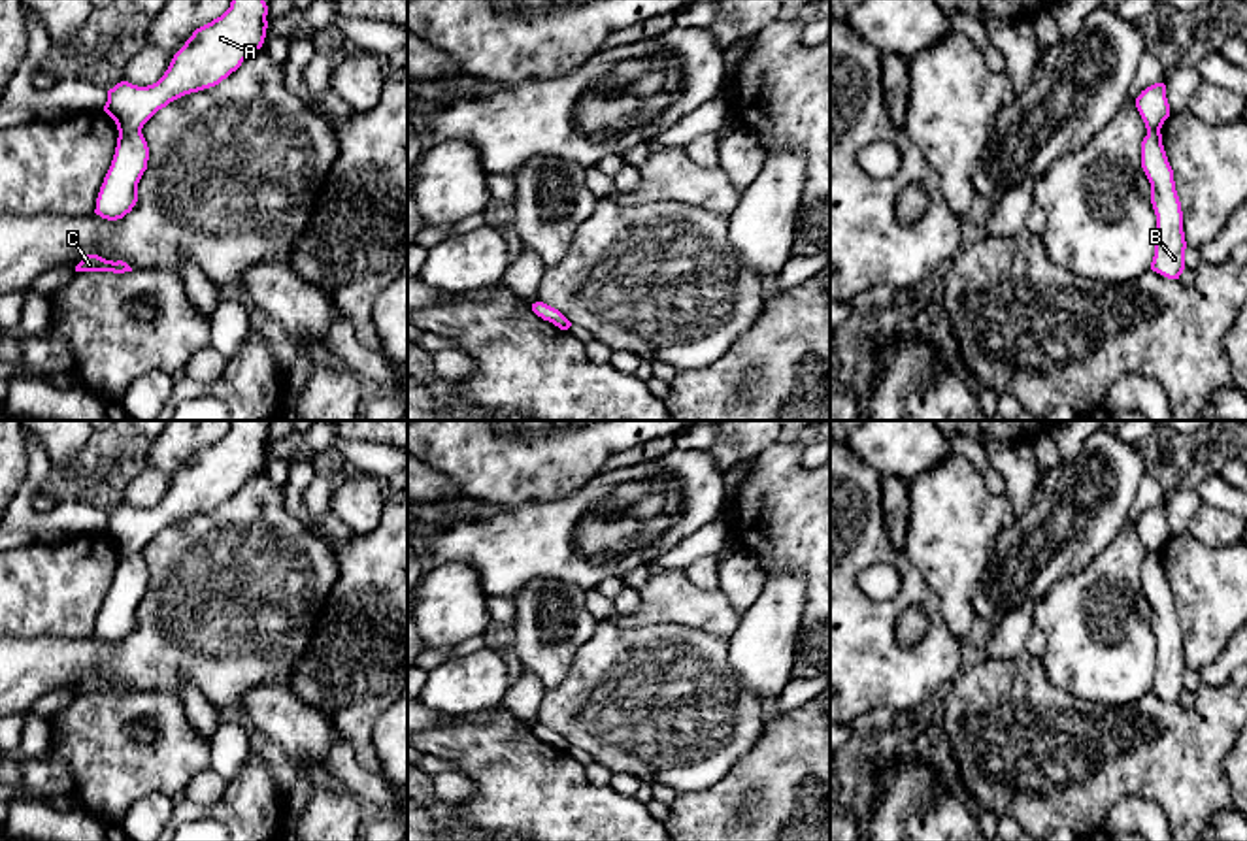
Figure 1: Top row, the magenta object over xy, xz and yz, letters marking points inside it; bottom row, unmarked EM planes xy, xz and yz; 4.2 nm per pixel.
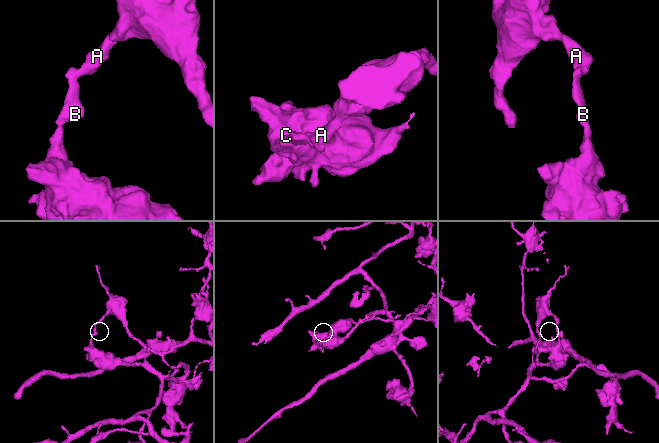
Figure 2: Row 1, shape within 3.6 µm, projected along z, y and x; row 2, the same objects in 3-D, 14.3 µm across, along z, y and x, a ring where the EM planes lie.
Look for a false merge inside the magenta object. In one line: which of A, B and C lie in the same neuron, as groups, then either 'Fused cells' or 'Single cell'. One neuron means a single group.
Groups: A / B C. Fused cells

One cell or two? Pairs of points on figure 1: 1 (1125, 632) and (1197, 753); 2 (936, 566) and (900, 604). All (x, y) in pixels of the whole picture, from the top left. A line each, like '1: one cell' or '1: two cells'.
1: two cells
2: two cells

